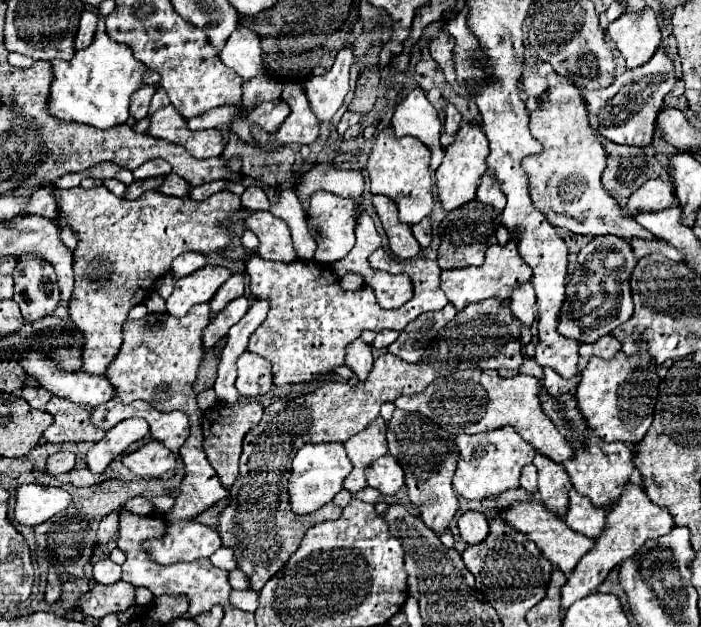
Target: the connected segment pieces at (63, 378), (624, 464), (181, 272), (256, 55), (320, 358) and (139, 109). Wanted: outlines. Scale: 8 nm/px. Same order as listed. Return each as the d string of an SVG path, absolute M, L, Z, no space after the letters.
M28 350L26 354L22 354L20 358L20 366L40 382L42 388L46 388L50 394L54 396L60 396L60 398L66 398L74 404L86 404L90 408L96 408L100 404L106 404L108 400L114 398L114 386L110 384L108 378L102 378L102 376L90 376L88 372L66 372L62 370L60 366L56 366L56 362L46 354L42 354L40 350Z
M588 428L586 430L588 440L584 442L582 450L576 450L576 458L570 462L564 462L564 470L570 476L572 486L586 498L594 502L596 508L610 510L610 506L622 496L624 486L632 478L634 466L632 466L632 450L626 444L620 442L602 442L596 438L596 434Z
M180 254L174 262L172 262L172 268L170 268L170 274L180 280L192 272L196 272L198 268L206 266L206 256L204 254Z
M236 28L226 46L220 50L220 60L238 72L244 80L254 78L258 74L264 74L266 62L262 60L262 48L260 38L250 28Z
M378 248L370 254L369 263L373 269L408 274L414 288L412 300L402 308L384 310L376 304L370 286L354 292L342 290L338 276L328 264L304 260L276 264L258 258L258 254L254 254L246 262L246 276L250 278L248 288L252 290L252 296L266 296L270 302L268 316L250 336L248 350L270 360L276 386L310 382L328 374L334 366L342 366L346 346L352 340L360 338L364 330L402 332L420 314L442 310L448 304L446 296L440 290L440 268L436 260L412 258L398 262L390 258L382 248Z
M142 86L132 94L132 98L130 98L130 116L134 120L142 120L142 118L148 116L148 108L150 108L150 100L152 100L154 92L156 92L154 86Z

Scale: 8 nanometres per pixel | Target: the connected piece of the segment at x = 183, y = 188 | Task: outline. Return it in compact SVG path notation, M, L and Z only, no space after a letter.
M168 174L162 182L162 186L158 186L158 192L166 194L166 196L176 196L176 198L188 198L188 190L190 184L184 178L178 178L178 174Z

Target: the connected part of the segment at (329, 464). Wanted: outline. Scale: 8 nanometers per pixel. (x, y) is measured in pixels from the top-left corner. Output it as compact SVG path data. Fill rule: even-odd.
M304 444L294 460L292 460L292 472L288 480L288 496L290 496L290 508L294 514L304 516L314 510L320 510L324 504L332 502L334 496L344 488L342 482L350 474L352 462L346 456L344 444Z

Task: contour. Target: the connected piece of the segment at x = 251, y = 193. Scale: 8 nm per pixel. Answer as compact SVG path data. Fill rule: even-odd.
M248 186L244 194L240 196L240 200L242 200L242 206L248 210L268 210L270 208L270 200L266 192L258 186Z

